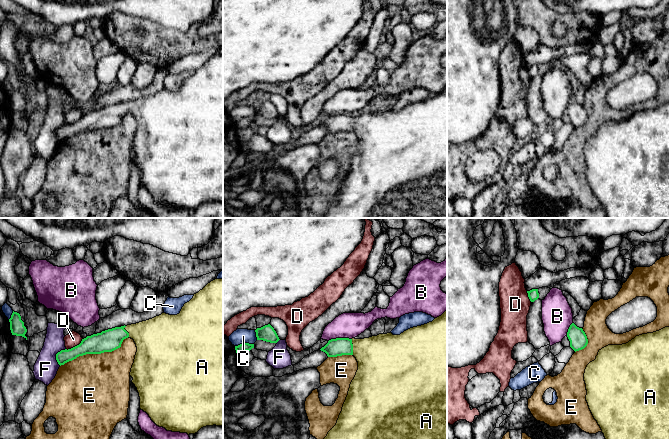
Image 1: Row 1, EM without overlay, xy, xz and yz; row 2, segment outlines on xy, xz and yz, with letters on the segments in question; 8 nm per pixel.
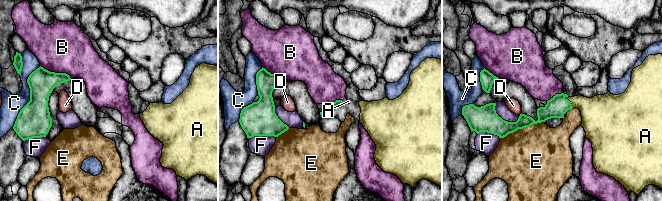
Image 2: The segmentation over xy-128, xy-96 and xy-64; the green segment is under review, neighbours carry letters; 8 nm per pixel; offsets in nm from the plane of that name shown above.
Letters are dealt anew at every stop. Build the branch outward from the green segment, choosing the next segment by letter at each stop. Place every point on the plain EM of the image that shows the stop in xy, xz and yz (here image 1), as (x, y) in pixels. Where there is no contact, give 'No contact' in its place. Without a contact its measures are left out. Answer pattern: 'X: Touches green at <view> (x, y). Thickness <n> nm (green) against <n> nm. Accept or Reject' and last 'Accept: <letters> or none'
A: Touches green at xz (352, 123). Thickness 140 nm (green) against 380 nm. Accept
B: Touches green at xz (339, 114). Thickness 140 nm (green) against 200 nm. Reject
C: Touches green at xz (244, 119). Thickness 70 nm (green) against 120 nm. Reject
D: Touches green at xy (75, 122). Thickness 160 nm (green) against 120 nm. Reject
E: Touches green at xy (95, 129). Thickness 180 nm (green) against 500 nm. Reject
F: Touches green at xy (56, 131). Thickness 110 nm (green) against 190 nm. Reject
Accept: A

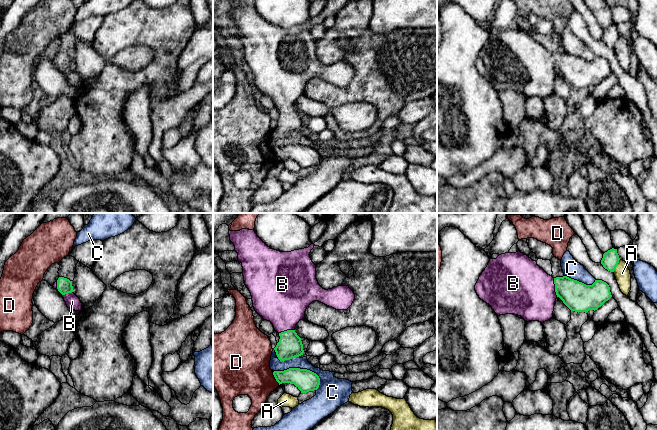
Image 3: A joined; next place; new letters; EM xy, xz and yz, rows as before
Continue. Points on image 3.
A: Touches green at yz (616, 41). Thickness 140 nm (green) against 130 nm. Reject
B: Touches green at xy (61, 69). Thickness 120 nm (green) against 110 nm. Accept
C: Touches green at xz (299, 144). Thickness 170 nm (green) against 130 nm. Reject
D: Touches green at xz (275, 154). Thickness 170 nm (green) against 400 nm. Reject
Accept: B

